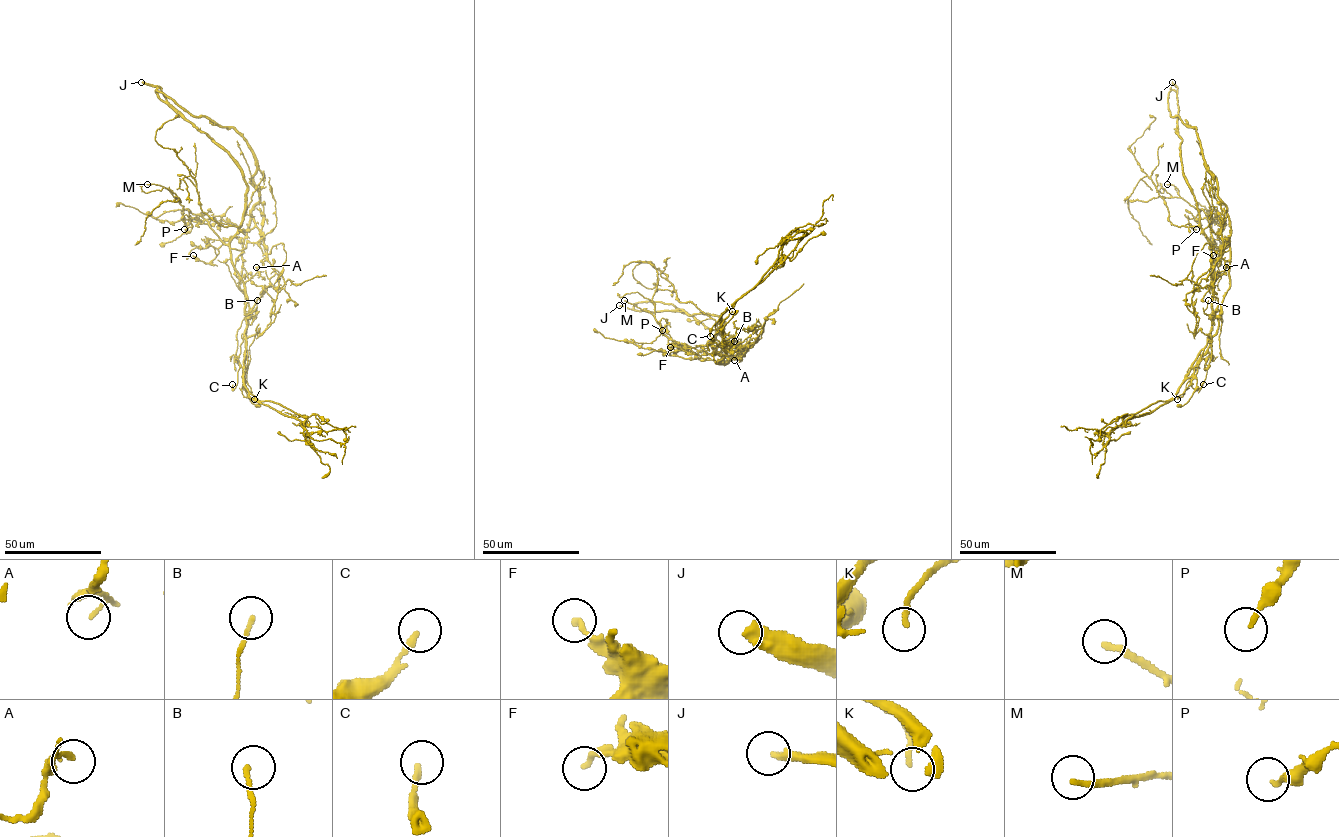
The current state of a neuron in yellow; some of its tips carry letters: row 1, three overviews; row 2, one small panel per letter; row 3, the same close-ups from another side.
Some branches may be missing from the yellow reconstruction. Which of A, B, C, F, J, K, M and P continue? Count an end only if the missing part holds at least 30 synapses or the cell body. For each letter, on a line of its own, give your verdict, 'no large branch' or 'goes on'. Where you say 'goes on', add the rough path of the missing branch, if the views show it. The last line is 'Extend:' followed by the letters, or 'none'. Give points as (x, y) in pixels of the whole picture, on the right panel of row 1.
A: no large branch
B: no large branch
C: no large branch
F: no large branch
J: no large branch
K: no large branch
M: goes on; missing branch runs (1167, 184), (1164, 188), (1152, 190), (1131, 174)
P: no large branch
Extend: M

